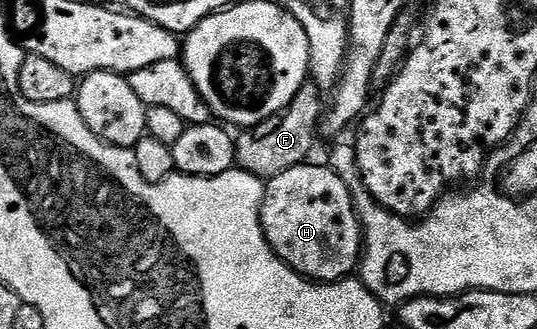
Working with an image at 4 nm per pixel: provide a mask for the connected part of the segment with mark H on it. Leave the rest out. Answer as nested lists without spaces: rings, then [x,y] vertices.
[[[305,162],[273,176],[264,186],[260,225],[279,260],[313,282],[331,282],[351,277],[357,271],[364,247],[364,234],[352,201],[352,191],[331,166]]]

